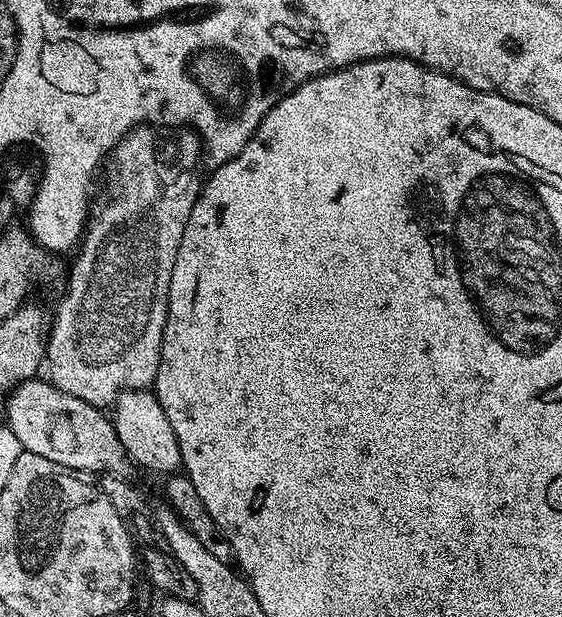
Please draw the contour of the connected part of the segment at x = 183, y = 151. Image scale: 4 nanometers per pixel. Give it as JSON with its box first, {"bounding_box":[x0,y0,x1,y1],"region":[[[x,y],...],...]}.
{"bounding_box":[46,126,202,406],"region":[[[141,126],[132,129],[111,153],[112,169],[108,172],[109,200],[101,206],[100,212],[93,211],[86,225],[86,231],[75,253],[76,261],[72,264],[72,273],[68,276],[68,289],[60,300],[56,312],[56,322],[50,326],[48,346],[46,349],[46,372],[51,383],[58,390],[70,394],[74,398],[82,398],[88,404],[97,406],[115,405],[116,397],[129,388],[151,389],[156,382],[158,362],[162,350],[162,334],[168,317],[168,295],[170,294],[170,278],[174,270],[174,262],[178,262],[178,246],[182,242],[182,234],[186,230],[186,222],[190,218],[190,210],[196,199],[200,197],[202,175],[200,176],[200,160],[202,161],[202,145],[199,136],[192,130],[161,130],[156,126]]]}

